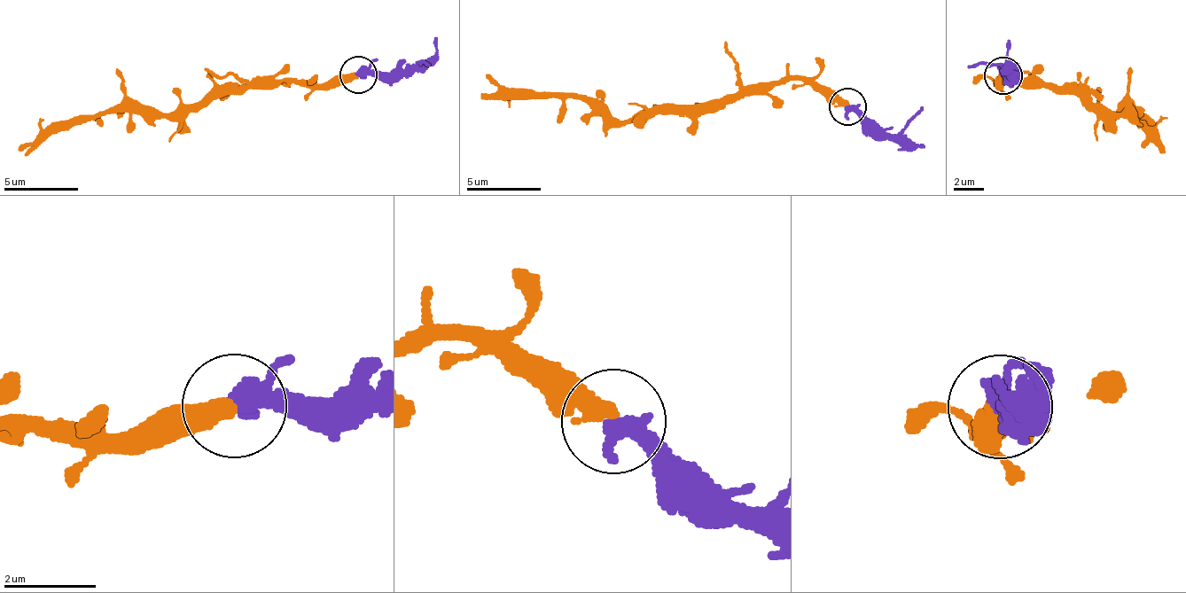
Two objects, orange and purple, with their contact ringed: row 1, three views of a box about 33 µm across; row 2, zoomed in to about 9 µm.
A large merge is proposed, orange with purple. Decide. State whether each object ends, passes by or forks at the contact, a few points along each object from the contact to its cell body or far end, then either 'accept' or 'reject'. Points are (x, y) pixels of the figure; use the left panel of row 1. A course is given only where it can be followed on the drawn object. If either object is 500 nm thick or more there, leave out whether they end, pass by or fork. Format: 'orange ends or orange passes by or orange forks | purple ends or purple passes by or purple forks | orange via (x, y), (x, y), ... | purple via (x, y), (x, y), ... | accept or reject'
orange ends | purple passes by | orange via (359, 74), (340, 74), (312, 85), (246, 81), (234, 91), (153, 113), (75, 116), (62, 120), (24, 156) | purple via (359, 74), (387, 74), (402, 62), (422, 62), (437, 51), (434, 36) | accept

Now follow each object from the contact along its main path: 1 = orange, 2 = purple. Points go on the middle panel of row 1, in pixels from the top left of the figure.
1: (849, 105), (832, 101), (807, 82), (779, 78), (742, 85), (717, 100), (617, 122), (590, 104), (479, 92)
2: (849, 105), (884, 135), (904, 136), (923, 146)

